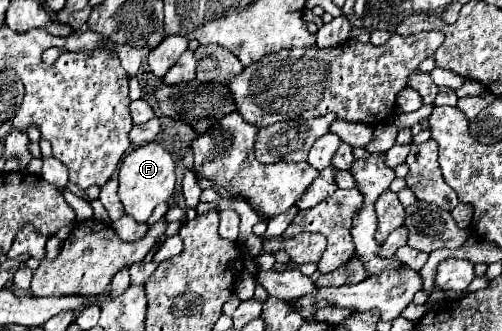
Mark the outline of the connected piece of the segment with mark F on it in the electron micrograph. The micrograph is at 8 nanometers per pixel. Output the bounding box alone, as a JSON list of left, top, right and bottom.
[118,142,176,222]

